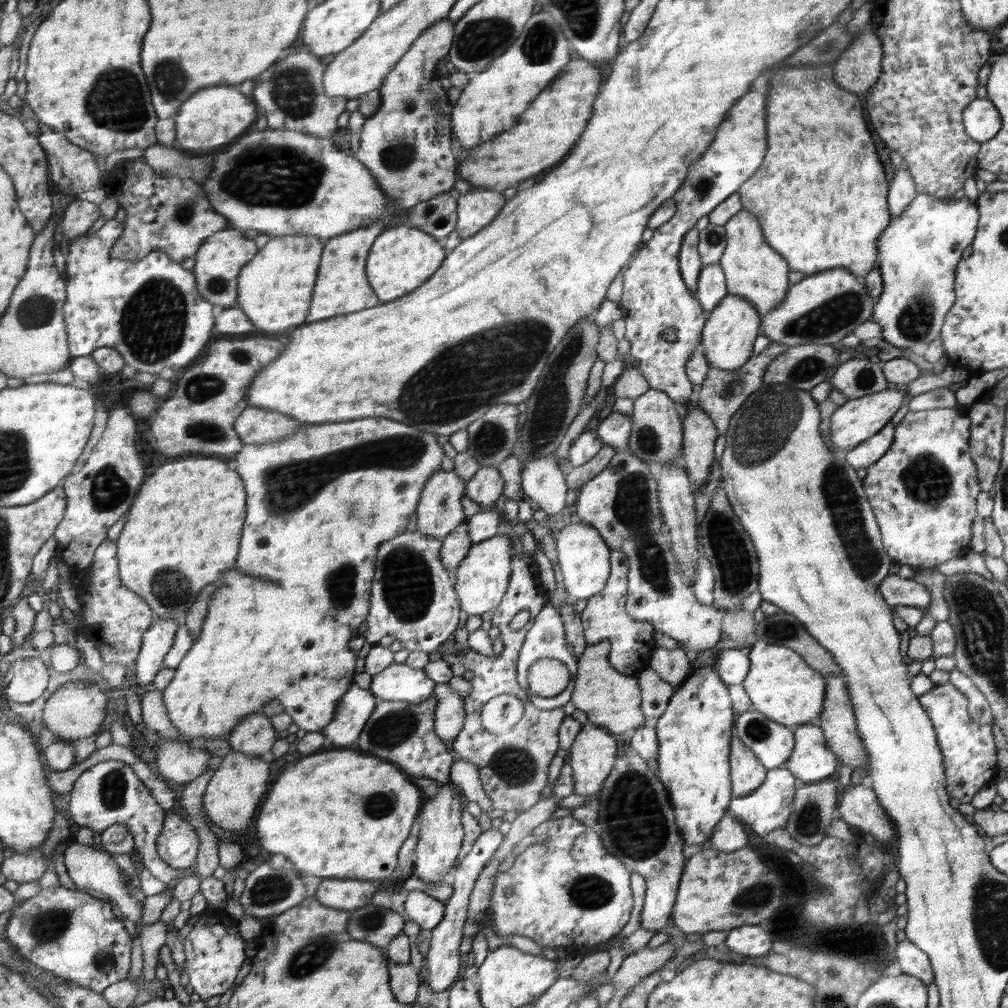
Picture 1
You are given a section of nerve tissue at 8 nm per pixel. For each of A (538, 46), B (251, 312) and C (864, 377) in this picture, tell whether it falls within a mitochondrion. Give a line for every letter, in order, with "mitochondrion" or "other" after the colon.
A: mitochondrion
B: other
C: mitochondrion

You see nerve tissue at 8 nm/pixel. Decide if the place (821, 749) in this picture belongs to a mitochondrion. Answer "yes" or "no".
no

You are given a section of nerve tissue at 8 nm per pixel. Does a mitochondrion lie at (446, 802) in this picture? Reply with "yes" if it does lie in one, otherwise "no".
no

